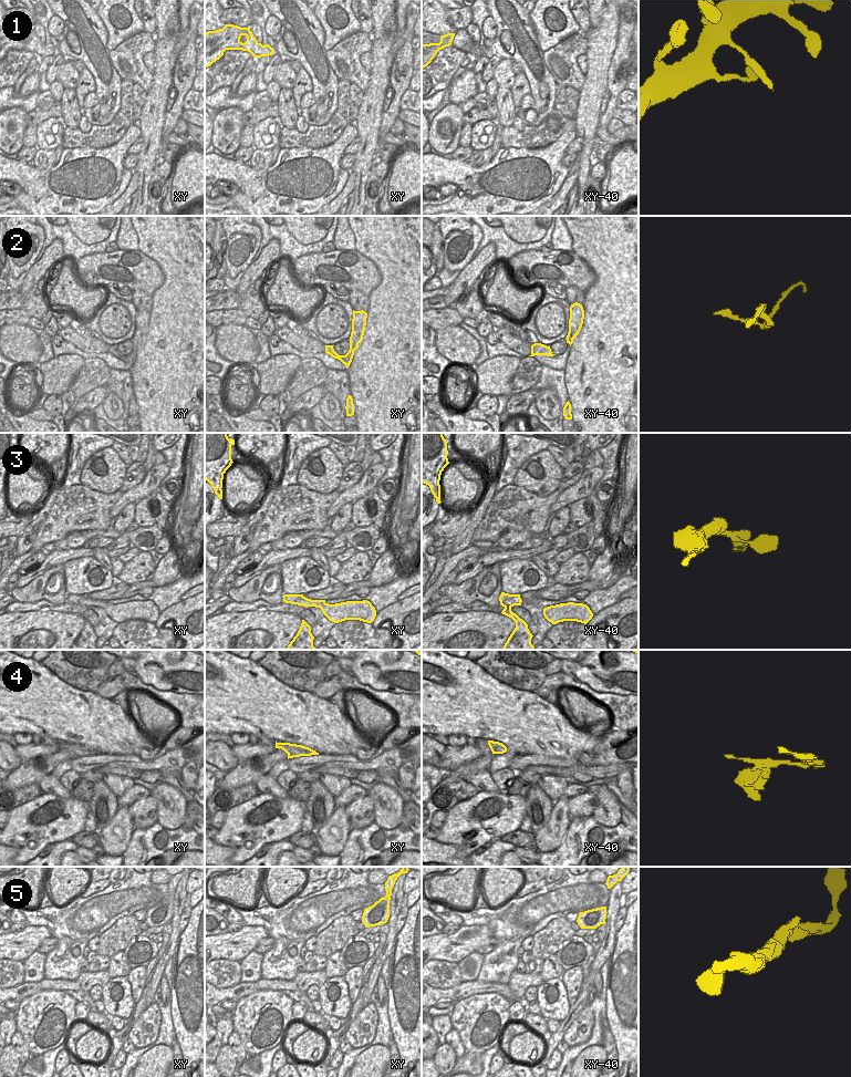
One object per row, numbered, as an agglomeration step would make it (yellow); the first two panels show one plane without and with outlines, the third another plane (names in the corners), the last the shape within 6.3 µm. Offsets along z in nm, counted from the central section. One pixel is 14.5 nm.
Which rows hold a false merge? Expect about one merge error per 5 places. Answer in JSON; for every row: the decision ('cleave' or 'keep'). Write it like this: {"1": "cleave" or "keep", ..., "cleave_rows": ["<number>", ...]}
{"1": "keep", "2": "keep", "3": "keep", "4": "keep", "5": "keep", "cleave_rows": []}

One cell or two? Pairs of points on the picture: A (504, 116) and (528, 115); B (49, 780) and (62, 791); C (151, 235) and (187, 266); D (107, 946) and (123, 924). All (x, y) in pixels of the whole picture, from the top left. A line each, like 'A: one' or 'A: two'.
A: two
B: one
C: one
D: one

